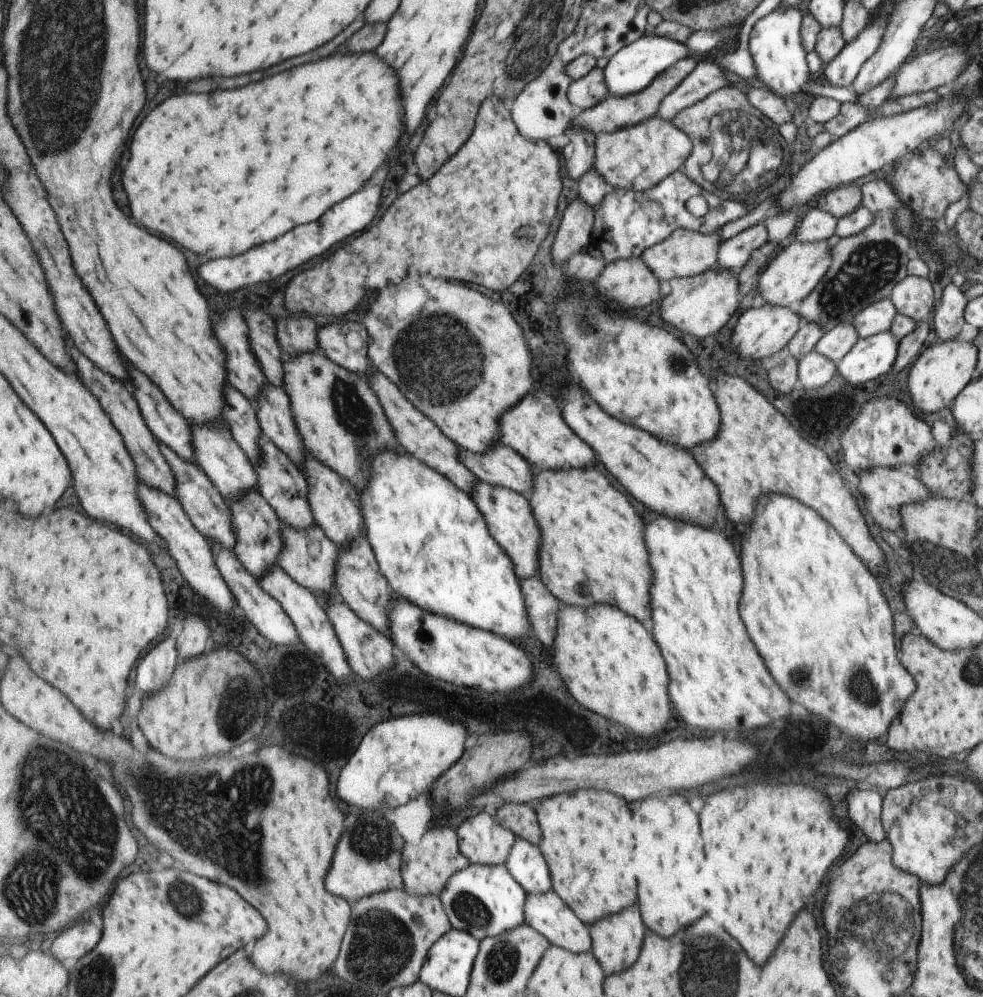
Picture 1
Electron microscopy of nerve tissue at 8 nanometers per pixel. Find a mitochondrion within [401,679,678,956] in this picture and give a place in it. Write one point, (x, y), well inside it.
(468, 909)

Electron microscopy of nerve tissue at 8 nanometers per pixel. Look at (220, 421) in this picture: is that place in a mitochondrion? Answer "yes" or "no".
no

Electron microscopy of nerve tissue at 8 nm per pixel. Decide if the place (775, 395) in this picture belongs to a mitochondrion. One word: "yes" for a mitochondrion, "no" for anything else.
no

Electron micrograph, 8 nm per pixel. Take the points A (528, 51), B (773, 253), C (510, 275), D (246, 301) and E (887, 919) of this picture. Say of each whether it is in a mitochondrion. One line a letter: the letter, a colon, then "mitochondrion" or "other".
A: mitochondrion
B: other
C: other
D: other
E: mitochondrion

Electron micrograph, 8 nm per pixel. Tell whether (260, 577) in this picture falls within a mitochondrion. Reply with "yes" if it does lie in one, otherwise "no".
no

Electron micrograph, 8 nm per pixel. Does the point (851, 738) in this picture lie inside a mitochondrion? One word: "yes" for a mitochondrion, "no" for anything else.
no

